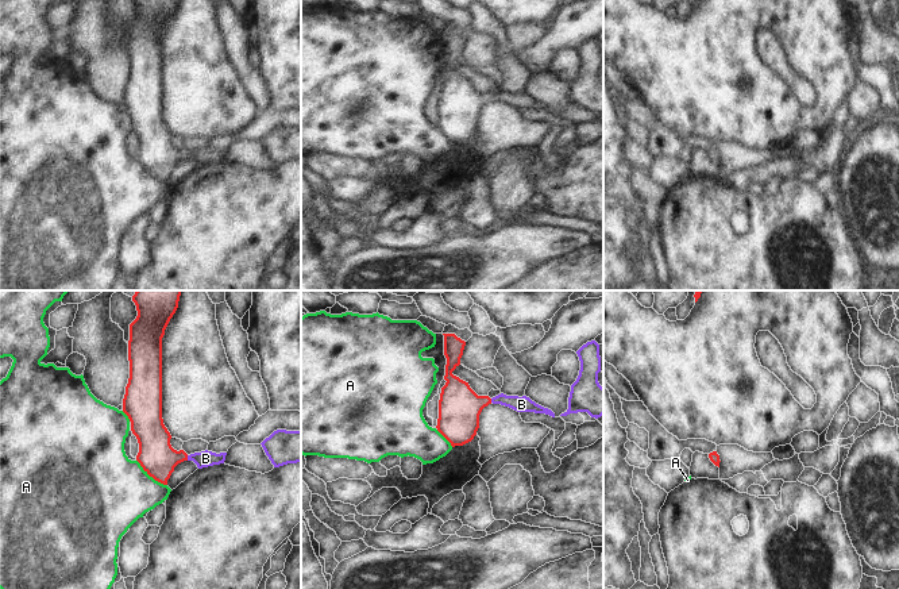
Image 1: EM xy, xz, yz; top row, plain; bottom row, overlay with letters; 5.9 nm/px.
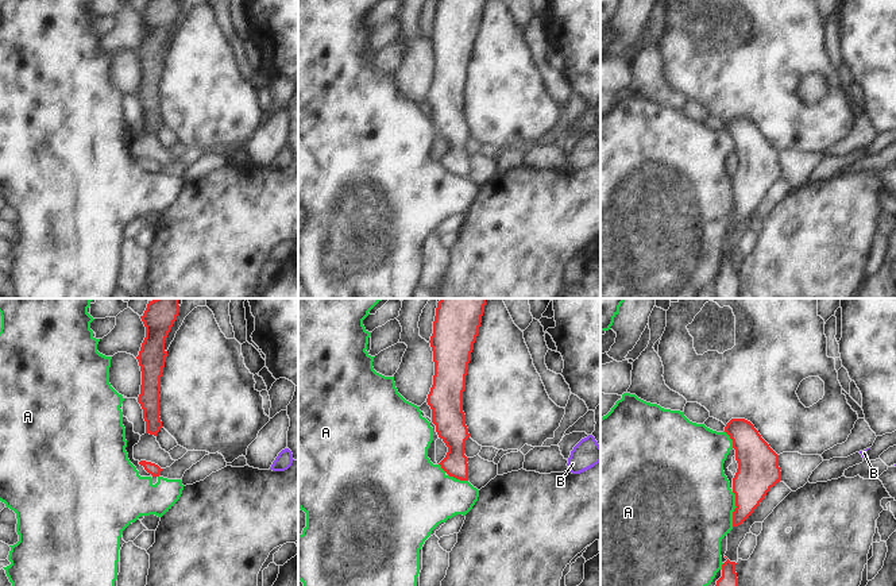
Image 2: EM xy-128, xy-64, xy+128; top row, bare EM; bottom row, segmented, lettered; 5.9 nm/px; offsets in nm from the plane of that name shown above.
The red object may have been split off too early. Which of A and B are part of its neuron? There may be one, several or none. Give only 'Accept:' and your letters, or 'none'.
Accept: B

